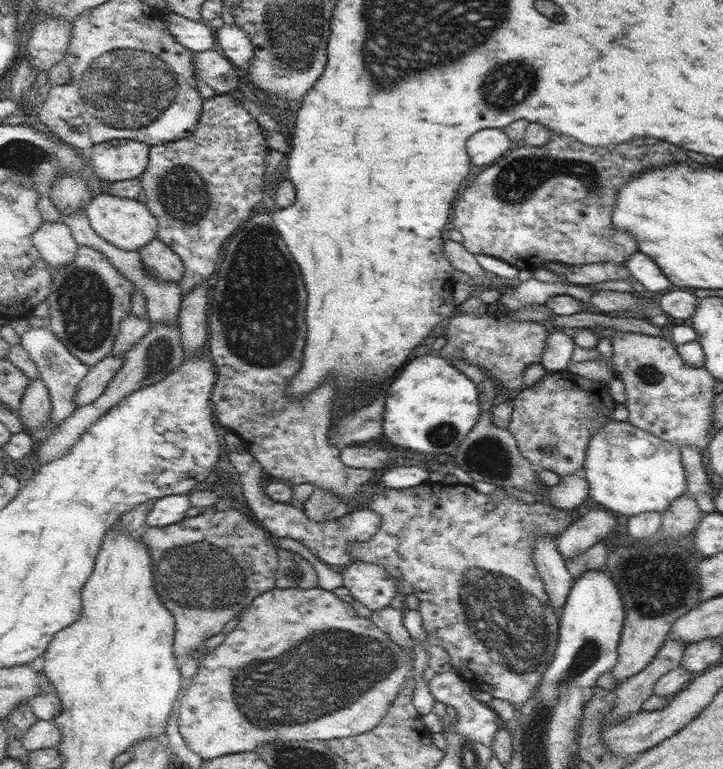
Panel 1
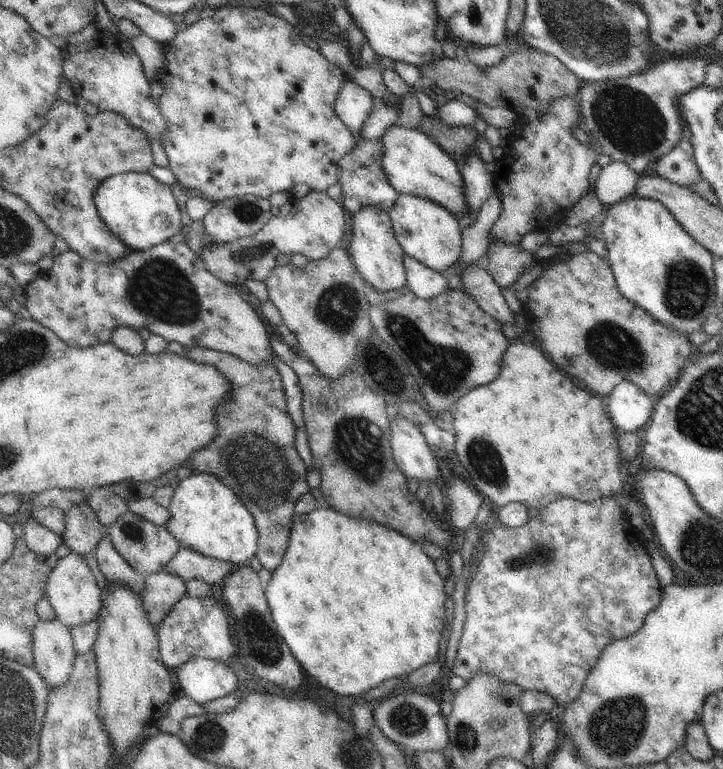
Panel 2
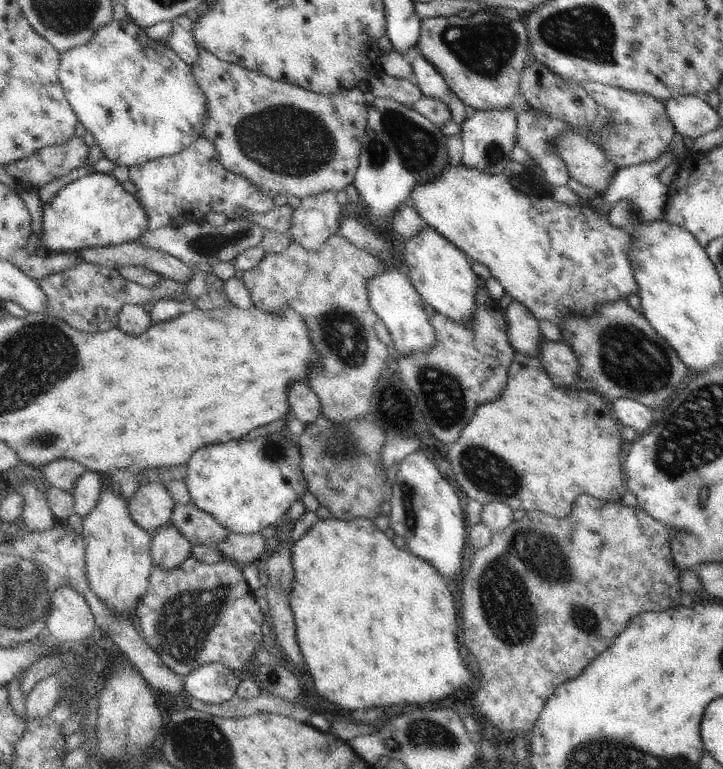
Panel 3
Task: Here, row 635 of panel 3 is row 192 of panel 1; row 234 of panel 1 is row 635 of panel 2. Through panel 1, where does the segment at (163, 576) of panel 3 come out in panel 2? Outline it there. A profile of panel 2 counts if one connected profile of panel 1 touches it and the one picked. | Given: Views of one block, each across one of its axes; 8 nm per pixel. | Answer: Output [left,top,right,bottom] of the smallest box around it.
[158,593,236,668]

